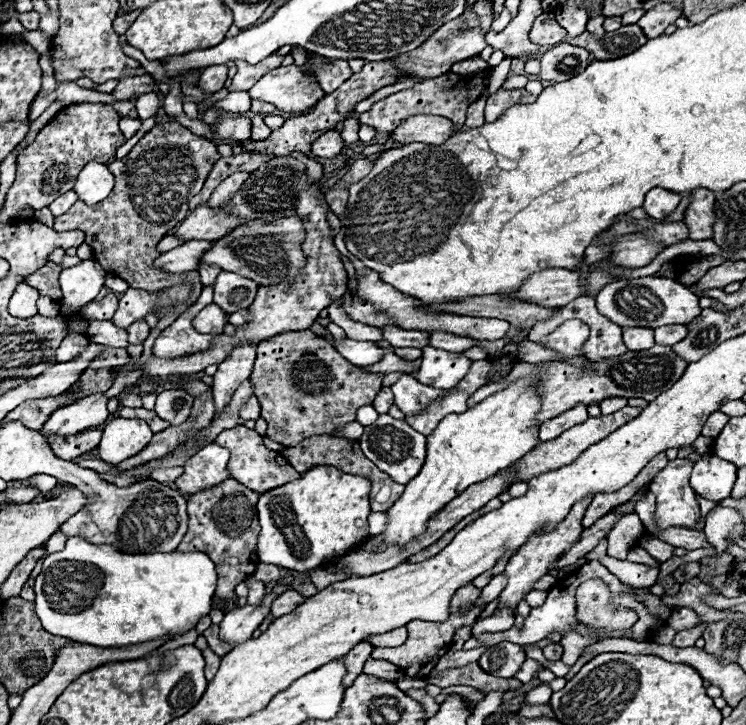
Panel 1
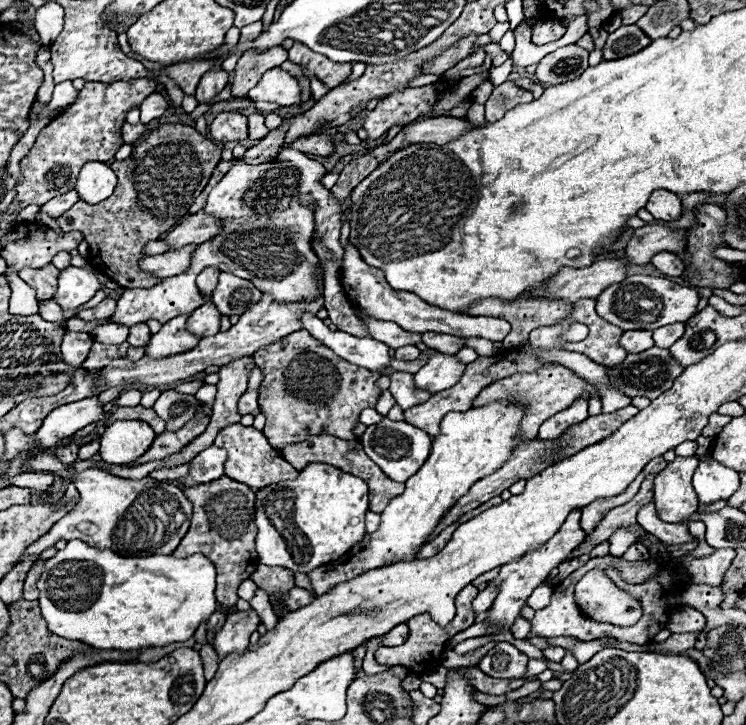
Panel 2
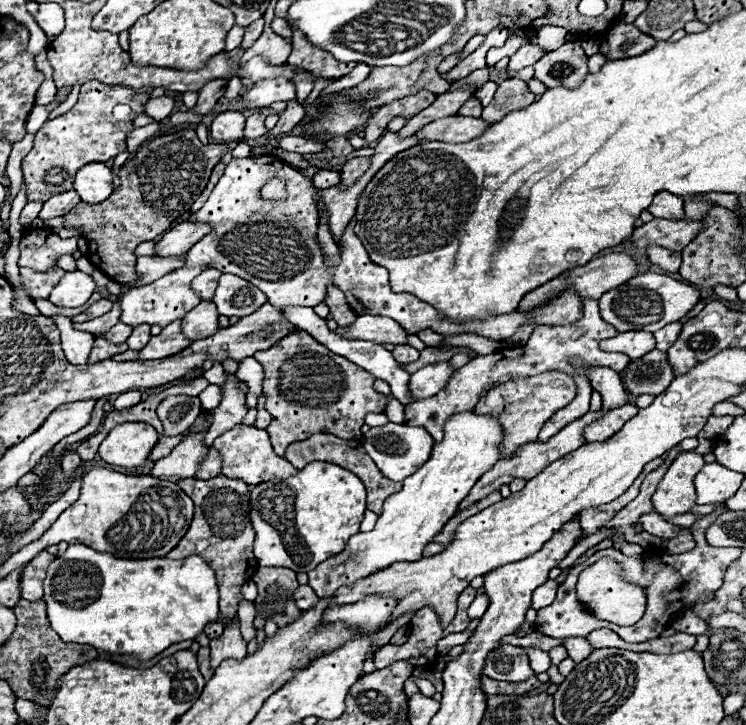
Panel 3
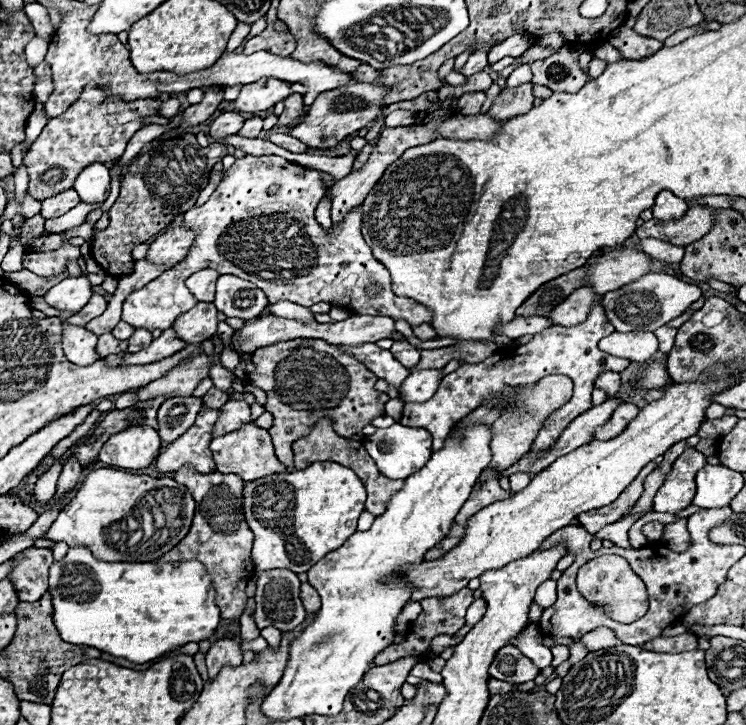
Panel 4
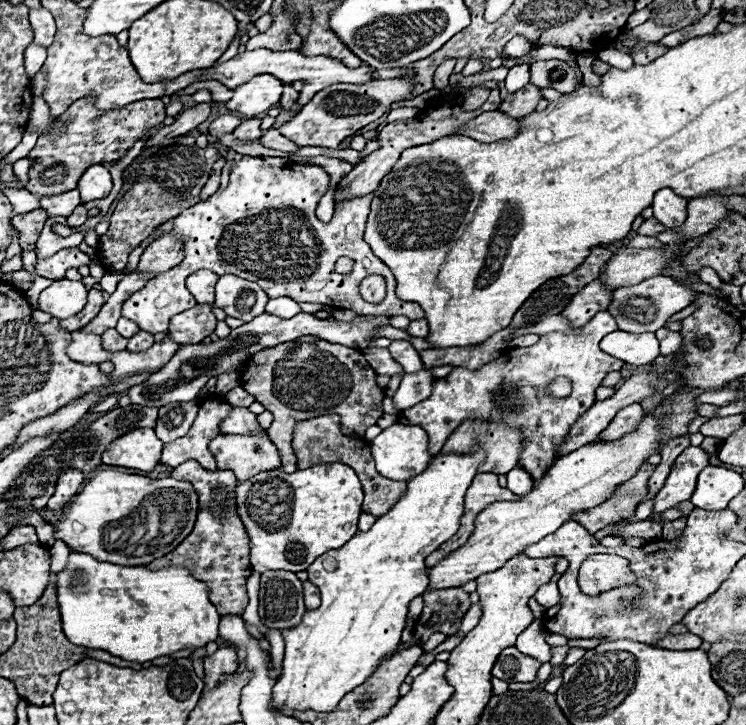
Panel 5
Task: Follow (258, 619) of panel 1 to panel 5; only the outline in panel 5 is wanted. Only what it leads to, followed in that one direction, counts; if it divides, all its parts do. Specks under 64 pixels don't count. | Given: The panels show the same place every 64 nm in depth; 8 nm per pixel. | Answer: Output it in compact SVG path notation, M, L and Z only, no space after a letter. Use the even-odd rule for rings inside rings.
M220 646L214 654L204 658L204 666L206 666L204 690L212 690L218 684L218 680L222 678L222 674L236 672L236 668L238 668L236 648L234 646Z

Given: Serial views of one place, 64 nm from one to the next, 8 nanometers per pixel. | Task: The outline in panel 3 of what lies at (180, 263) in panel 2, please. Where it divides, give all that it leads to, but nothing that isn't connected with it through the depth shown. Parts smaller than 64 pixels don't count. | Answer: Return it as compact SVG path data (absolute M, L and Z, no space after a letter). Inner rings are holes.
M186 254L184 256L170 256L170 258L160 258L160 256L138 256L138 264L136 264L136 272L140 276L136 286L144 286L150 284L152 280L158 280L160 276L166 276L168 272L174 272L176 268L180 268L180 264L184 264Z

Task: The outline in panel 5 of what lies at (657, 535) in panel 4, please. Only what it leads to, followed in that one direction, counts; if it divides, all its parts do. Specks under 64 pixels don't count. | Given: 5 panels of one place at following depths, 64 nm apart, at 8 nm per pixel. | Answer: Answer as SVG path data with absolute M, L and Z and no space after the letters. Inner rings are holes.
M642 520L642 522L636 522L636 524L628 524L622 528L622 536L628 538L628 536L640 536L644 540L658 540L660 538L660 532L662 532L662 524L660 522L650 522L650 520Z

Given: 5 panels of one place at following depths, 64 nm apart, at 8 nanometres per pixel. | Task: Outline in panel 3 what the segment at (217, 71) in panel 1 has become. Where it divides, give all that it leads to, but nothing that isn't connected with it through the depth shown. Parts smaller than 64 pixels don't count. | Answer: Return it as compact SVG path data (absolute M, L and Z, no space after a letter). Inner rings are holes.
M210 80L210 84L206 84L204 88L198 90L198 104L192 112L198 112L200 116L208 114L214 104L218 102L218 98L224 96L224 90L228 86L228 80Z

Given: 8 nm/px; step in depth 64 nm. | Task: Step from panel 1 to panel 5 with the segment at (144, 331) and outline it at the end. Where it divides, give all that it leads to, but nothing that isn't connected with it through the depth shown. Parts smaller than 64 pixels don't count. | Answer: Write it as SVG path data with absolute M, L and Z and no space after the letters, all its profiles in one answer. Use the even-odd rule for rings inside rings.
M140 330L138 334L134 334L134 336L128 340L128 350L130 350L130 352L142 352L142 350L146 350L152 342L154 342L154 336Z

